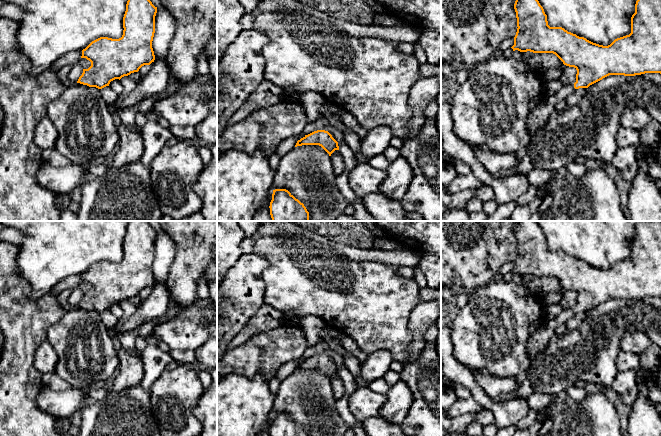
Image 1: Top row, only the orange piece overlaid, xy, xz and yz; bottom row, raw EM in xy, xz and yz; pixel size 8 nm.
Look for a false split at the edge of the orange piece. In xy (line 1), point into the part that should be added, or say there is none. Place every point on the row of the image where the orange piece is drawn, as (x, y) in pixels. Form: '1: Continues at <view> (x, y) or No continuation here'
1: No continuation here

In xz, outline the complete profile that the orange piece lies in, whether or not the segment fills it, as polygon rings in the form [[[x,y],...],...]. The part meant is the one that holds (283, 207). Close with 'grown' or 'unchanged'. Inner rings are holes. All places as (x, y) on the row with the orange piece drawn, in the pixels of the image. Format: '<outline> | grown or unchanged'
[[[286,189],[273,190],[269,208],[272,221],[309,221],[304,204]]] | unchanged

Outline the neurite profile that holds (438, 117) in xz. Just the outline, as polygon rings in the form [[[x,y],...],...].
[[[441,90],[436,98],[437,104],[438,104],[438,111],[436,115],[436,124],[437,124],[437,130],[441,137]]]

